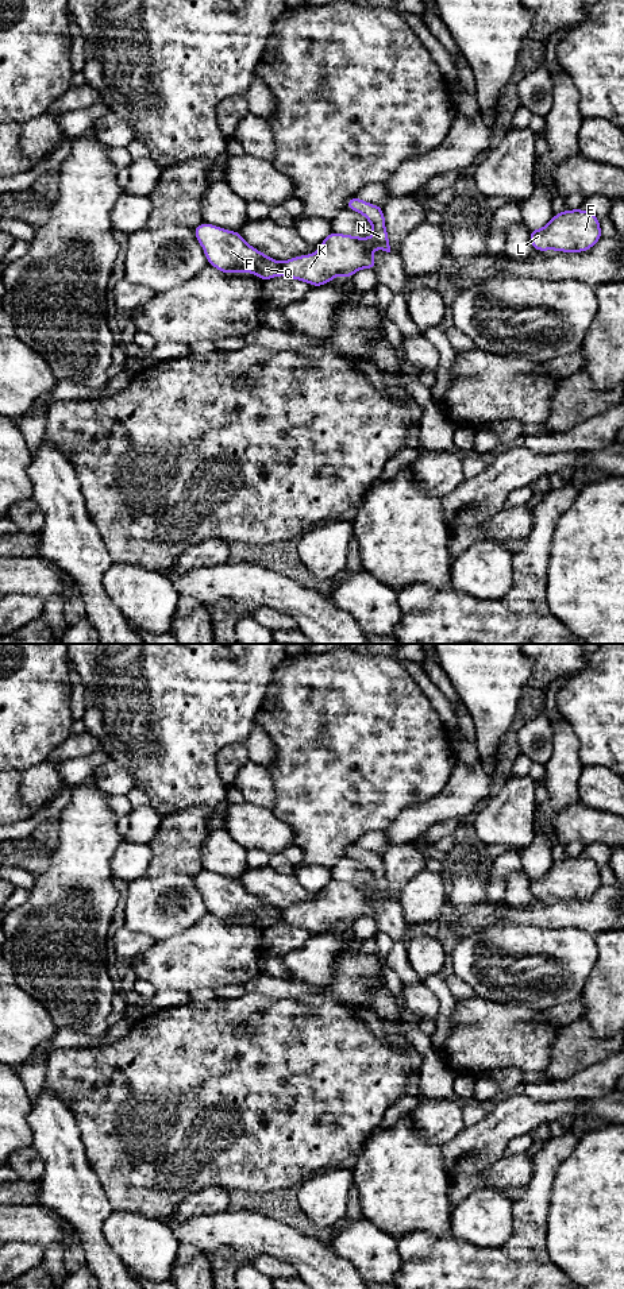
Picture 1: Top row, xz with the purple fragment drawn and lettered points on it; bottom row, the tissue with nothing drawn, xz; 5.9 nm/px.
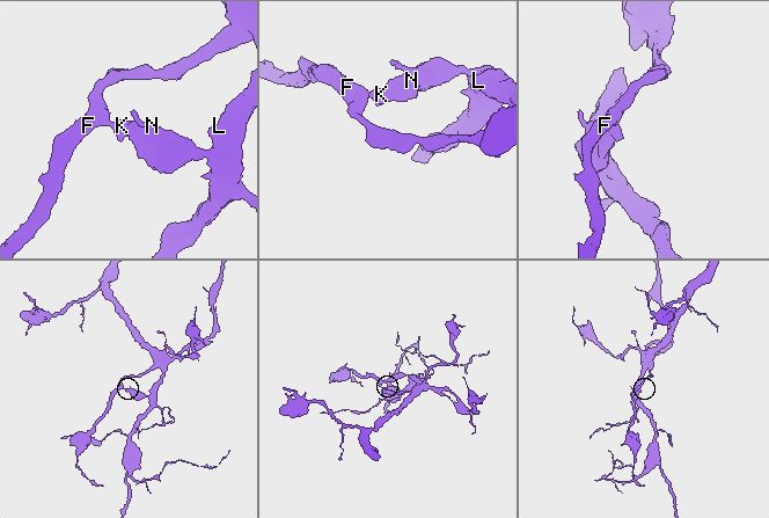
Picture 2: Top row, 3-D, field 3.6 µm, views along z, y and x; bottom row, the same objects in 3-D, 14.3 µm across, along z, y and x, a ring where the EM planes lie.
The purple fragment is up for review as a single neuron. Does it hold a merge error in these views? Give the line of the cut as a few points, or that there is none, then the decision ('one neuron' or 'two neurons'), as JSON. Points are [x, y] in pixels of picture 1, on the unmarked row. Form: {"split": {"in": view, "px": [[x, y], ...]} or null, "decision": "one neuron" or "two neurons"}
{"split": {"in": "xz", "px": [[280, 911], [281, 921]]}, "decision": "two neurons"}

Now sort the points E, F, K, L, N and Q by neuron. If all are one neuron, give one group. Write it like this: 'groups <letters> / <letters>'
groups E K L N / F Q

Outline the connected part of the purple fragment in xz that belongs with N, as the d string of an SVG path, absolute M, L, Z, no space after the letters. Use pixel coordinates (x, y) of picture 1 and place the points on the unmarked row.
M358 845L347 848L347 857L363 862L373 875L371 885L359 885L330 880L315 902L300 903L282 910L281 922L312 934L327 933L338 923L348 929L361 916L375 916L375 904L370 899L378 896L390 900L382 854L369 852Z

